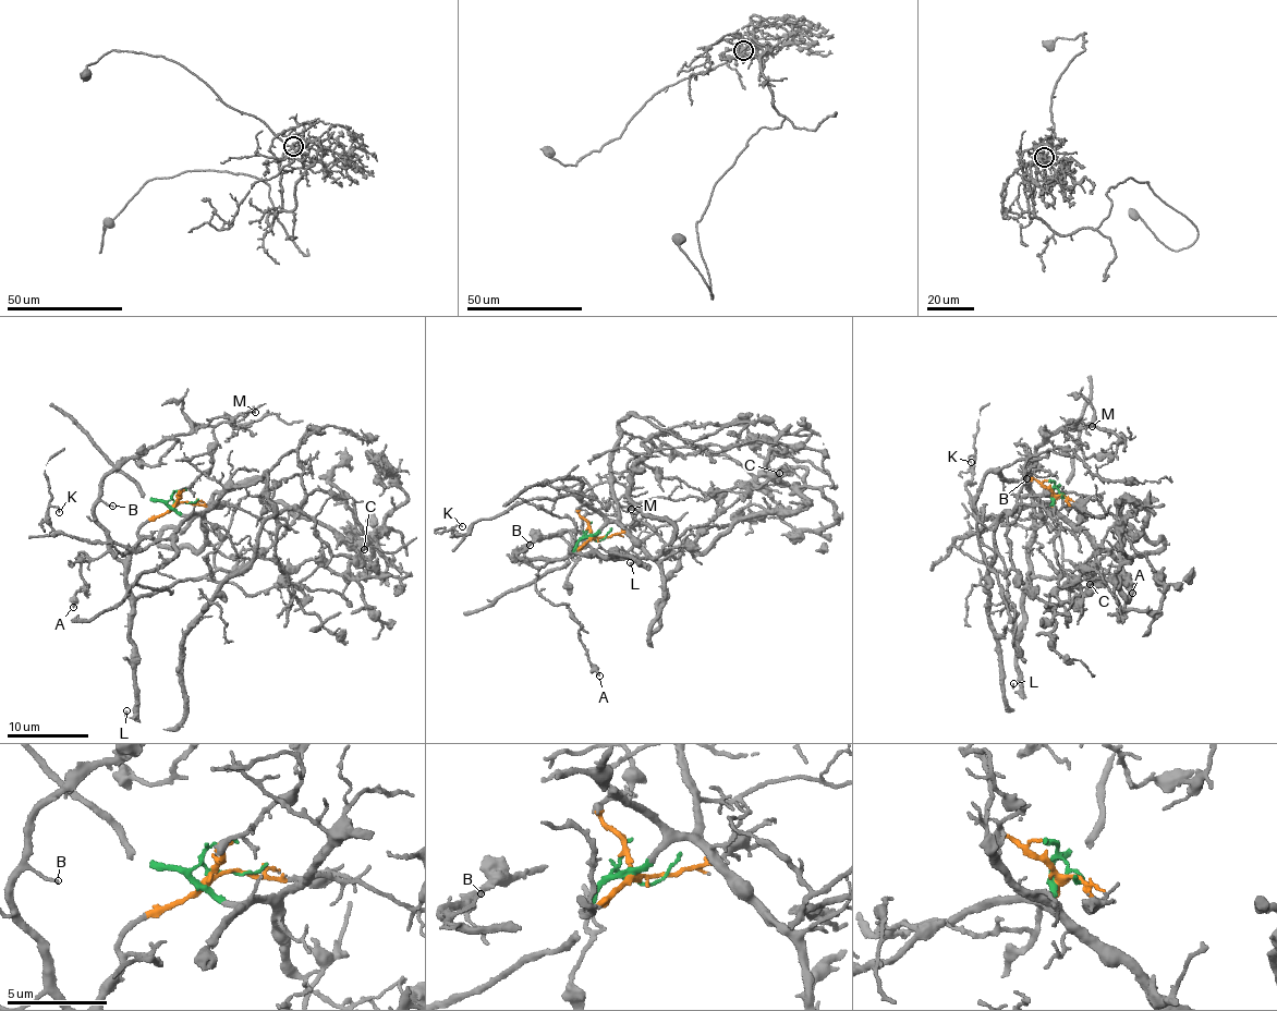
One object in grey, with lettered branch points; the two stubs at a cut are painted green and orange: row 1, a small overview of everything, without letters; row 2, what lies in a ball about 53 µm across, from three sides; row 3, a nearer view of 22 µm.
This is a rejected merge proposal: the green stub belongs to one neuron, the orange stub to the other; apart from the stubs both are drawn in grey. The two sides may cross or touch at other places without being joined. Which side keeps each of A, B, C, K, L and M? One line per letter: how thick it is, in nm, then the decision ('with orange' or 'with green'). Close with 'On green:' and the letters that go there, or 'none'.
A: 220 nm thick; with orange
B: 140 nm thick; with orange
C: 140 nm thick; with green
K: 110 nm thick; with green
L: 110 nm thick; with orange
M: 130 nm thick; with orange
On green: C, K

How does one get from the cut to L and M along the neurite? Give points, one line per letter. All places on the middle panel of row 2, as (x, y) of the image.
L: (595, 537), (571, 551), (606, 558), (618, 558), (618, 555), (641, 564), (630, 562)
M: (595, 537), (555, 559), (512, 552), (527, 548), (531, 540), (582, 530), (585, 514), (612, 503), (631, 508)

